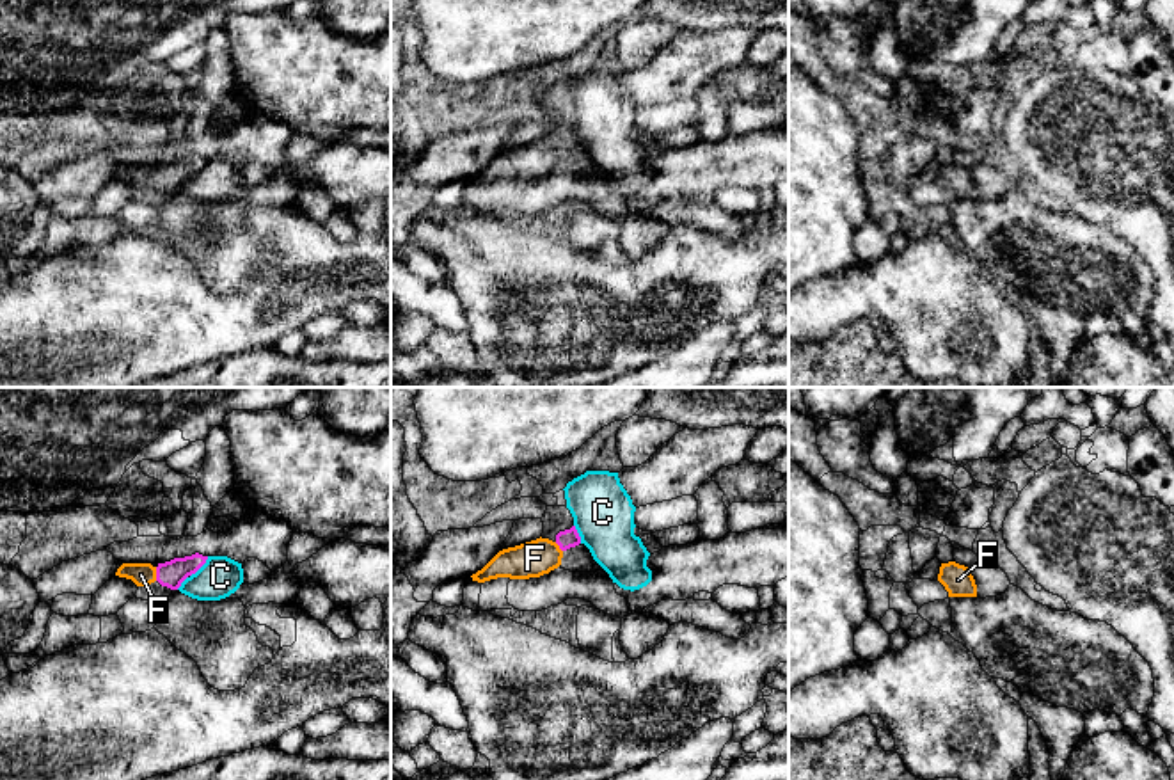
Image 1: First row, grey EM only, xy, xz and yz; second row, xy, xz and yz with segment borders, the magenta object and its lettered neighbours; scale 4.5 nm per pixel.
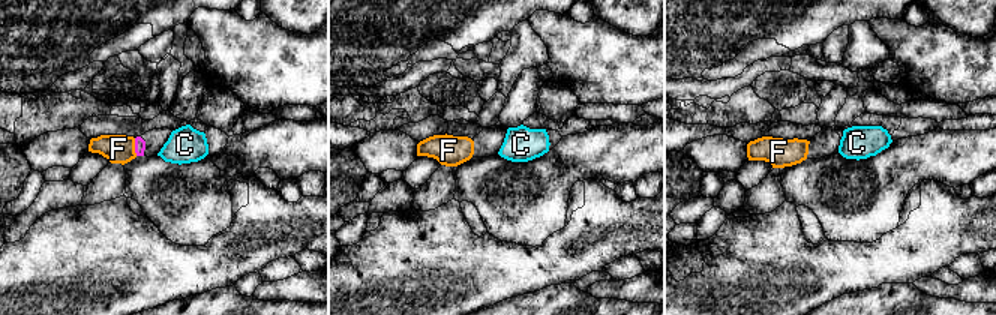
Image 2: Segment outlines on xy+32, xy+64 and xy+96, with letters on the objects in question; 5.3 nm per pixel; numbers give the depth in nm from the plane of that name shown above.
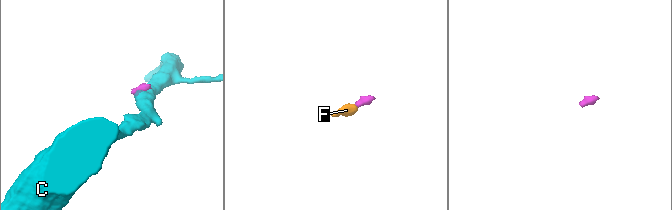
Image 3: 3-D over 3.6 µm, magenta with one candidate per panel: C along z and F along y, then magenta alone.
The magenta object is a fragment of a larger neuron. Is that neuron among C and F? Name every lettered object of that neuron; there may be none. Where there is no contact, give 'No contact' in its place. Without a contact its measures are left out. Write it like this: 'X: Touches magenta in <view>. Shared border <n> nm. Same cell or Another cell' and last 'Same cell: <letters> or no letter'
C: Touches magenta in xy. Shared border 130 nm. Another cell
F: Touches magenta in xy. Shared border 60 nm. Same cell
Same cell: F

